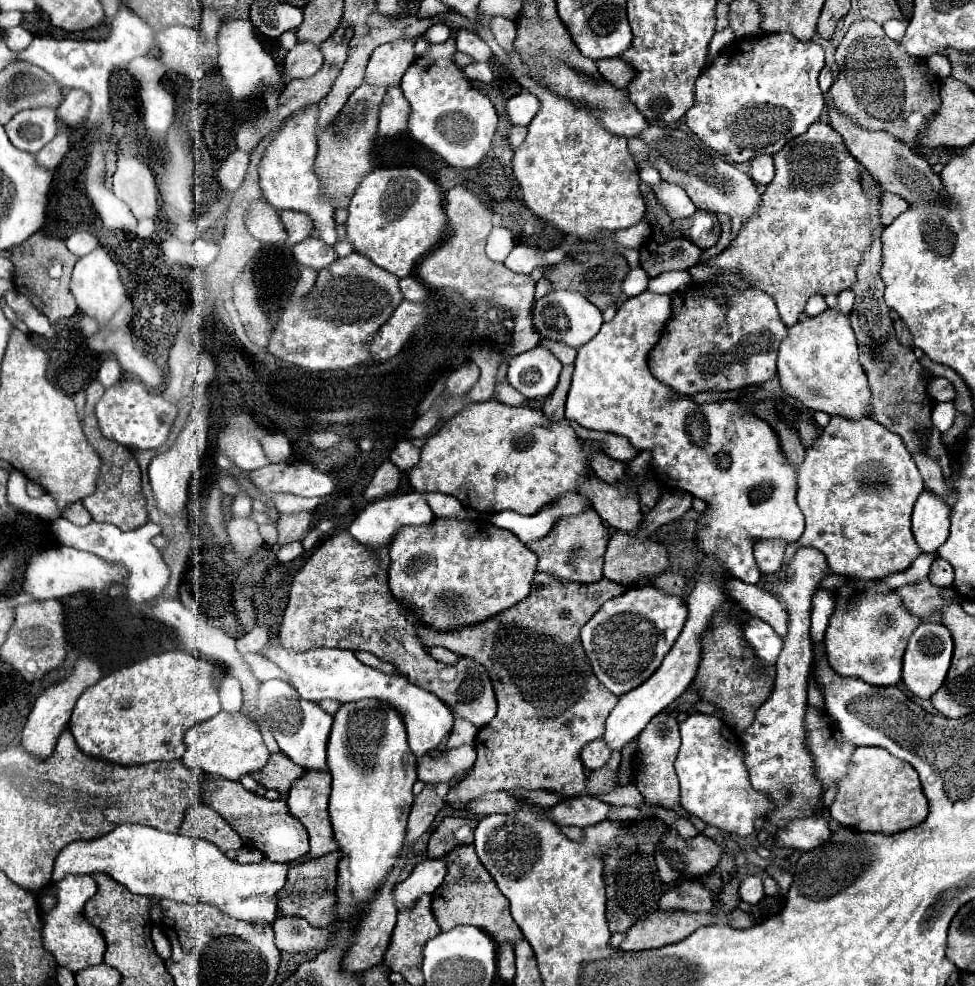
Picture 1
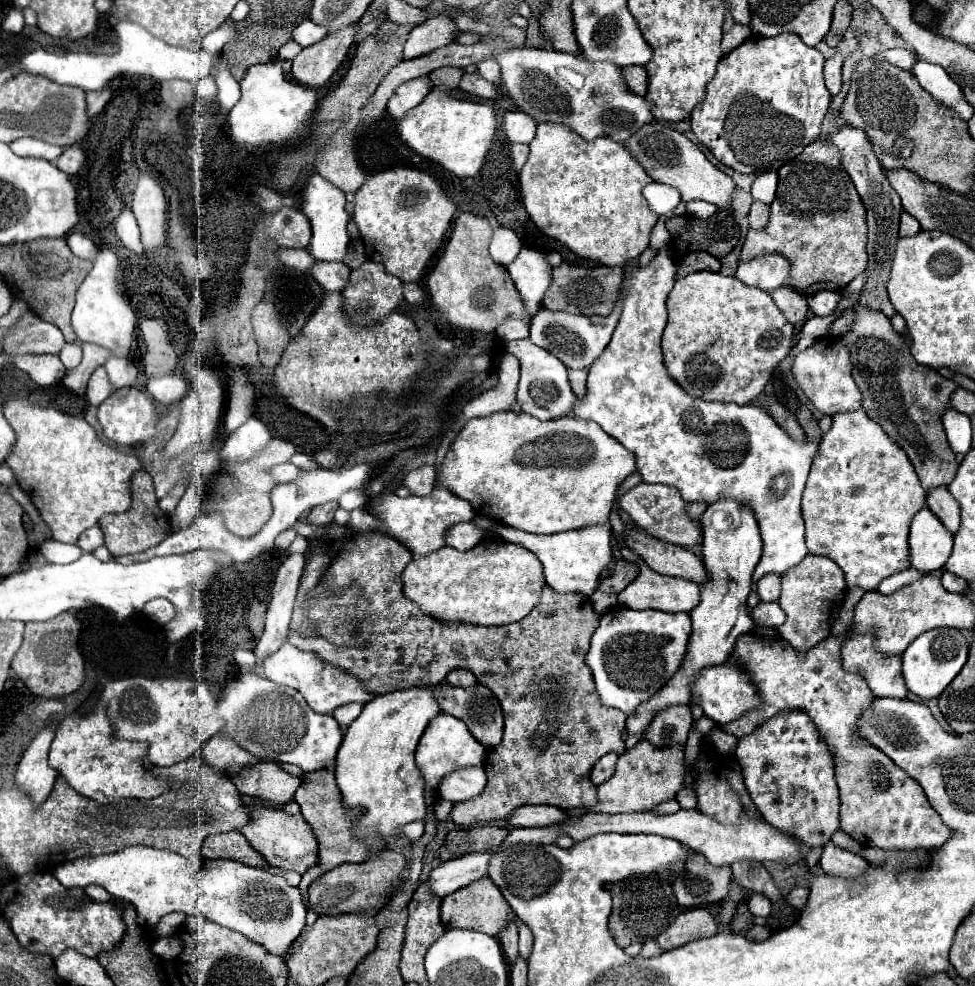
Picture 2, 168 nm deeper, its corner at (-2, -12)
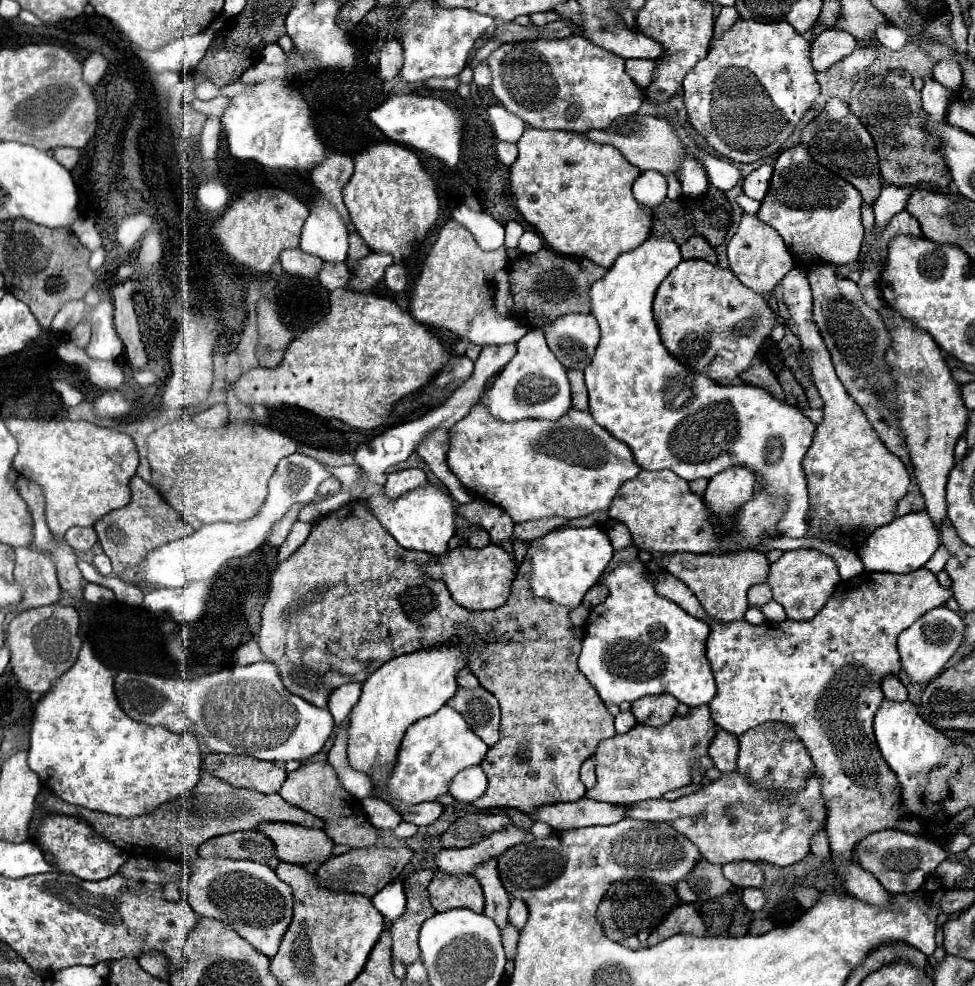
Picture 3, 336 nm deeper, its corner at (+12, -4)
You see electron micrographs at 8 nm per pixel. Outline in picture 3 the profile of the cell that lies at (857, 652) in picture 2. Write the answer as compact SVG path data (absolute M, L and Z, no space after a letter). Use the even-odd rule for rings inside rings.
M887 675L881 683L881 691L887 699L893 699L893 701L905 701L907 699L907 689L897 679L897 675Z

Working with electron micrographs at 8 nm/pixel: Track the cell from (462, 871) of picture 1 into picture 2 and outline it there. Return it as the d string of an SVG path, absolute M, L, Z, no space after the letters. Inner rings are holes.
M481 879L443 897L441 921L447 929L477 929L487 935L497 935L511 921L511 907L491 879Z

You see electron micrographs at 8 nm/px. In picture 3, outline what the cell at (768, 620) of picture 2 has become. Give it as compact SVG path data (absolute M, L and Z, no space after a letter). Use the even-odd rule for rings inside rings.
M769 601L769 603L765 603L765 607L759 607L759 609L767 621L773 621L773 623L785 621L785 609L777 601Z

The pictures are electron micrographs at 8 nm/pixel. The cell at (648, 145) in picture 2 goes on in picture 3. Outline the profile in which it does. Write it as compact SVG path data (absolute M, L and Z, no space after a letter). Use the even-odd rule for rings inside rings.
M639 113L617 119L607 131L589 131L583 135L589 137L591 141L609 143L609 145L617 147L623 153L623 157L629 163L633 163L635 167L639 167L641 171L653 169L663 175L677 175L677 159L681 159L681 151L685 149L683 141L679 139L677 129L669 121L665 121L663 117L639 115Z

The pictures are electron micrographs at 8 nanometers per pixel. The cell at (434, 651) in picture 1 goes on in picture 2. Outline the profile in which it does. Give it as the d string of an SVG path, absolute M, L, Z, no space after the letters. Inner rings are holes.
M455 669L447 675L447 683L453 685L453 687L471 687L477 683L475 675L471 671L465 671L465 669Z

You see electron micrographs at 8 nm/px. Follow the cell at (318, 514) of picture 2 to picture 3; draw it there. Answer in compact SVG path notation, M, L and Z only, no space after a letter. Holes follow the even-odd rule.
M331 477L331 479L327 479L327 481L323 481L321 483L321 487L319 487L319 493L317 493L317 497L327 497L327 495L335 495L337 491L339 491L339 481L335 479L335 477Z

